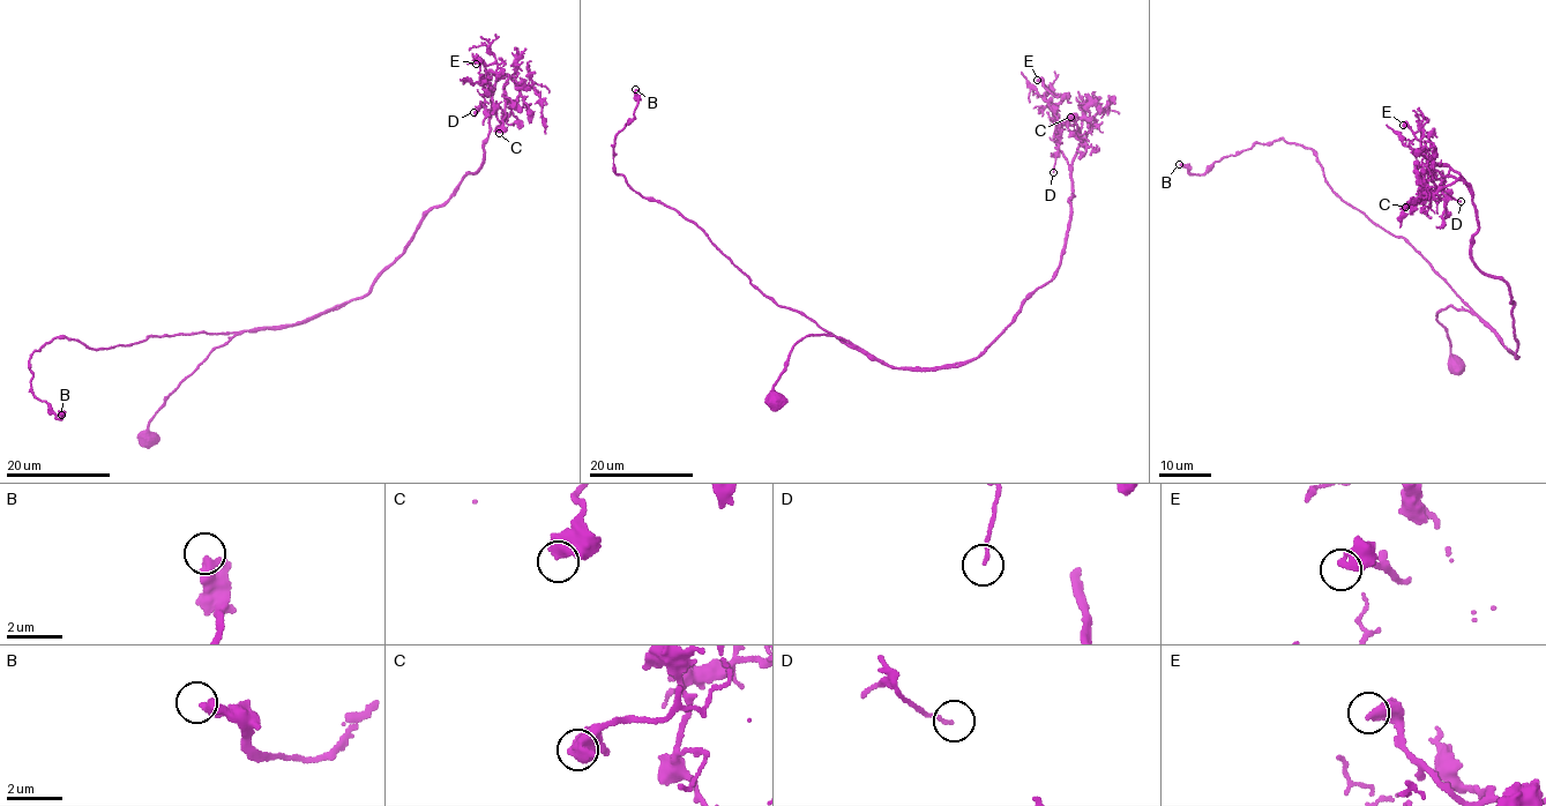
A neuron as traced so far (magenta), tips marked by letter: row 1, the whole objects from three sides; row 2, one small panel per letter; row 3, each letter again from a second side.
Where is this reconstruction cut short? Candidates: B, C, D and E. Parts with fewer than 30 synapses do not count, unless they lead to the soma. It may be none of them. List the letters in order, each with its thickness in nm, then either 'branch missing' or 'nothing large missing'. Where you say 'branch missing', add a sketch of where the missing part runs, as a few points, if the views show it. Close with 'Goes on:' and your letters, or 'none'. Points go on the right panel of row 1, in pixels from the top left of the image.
B: 340 nm thick; nothing large missing
C: 400 nm thick; nothing large missing
D: 110 nm thick; nothing large missing
E: 360 nm thick; nothing large missing
Goes on: none

